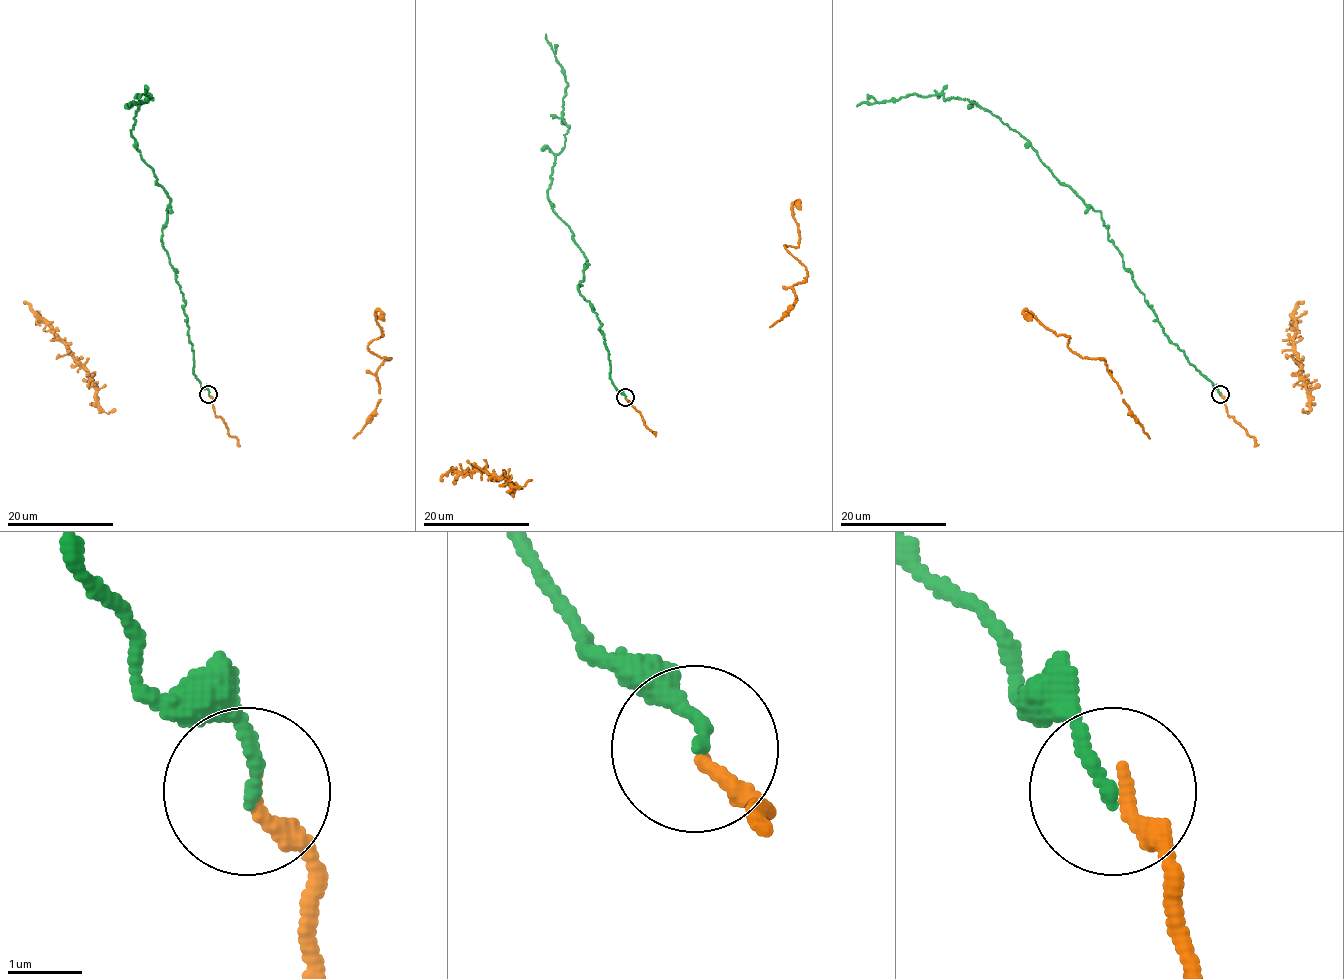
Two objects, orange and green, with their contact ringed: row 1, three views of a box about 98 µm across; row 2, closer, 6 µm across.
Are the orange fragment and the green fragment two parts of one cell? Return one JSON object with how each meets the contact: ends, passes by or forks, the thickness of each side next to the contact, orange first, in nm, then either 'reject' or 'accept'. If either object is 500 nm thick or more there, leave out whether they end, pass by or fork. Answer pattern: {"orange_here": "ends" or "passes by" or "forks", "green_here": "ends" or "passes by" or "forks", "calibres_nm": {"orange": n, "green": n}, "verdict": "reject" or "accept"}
{"orange_here": "ends", "green_here": "ends", "calibres_nm": {"orange": 200, "green": 180}, "verdict": "accept"}

